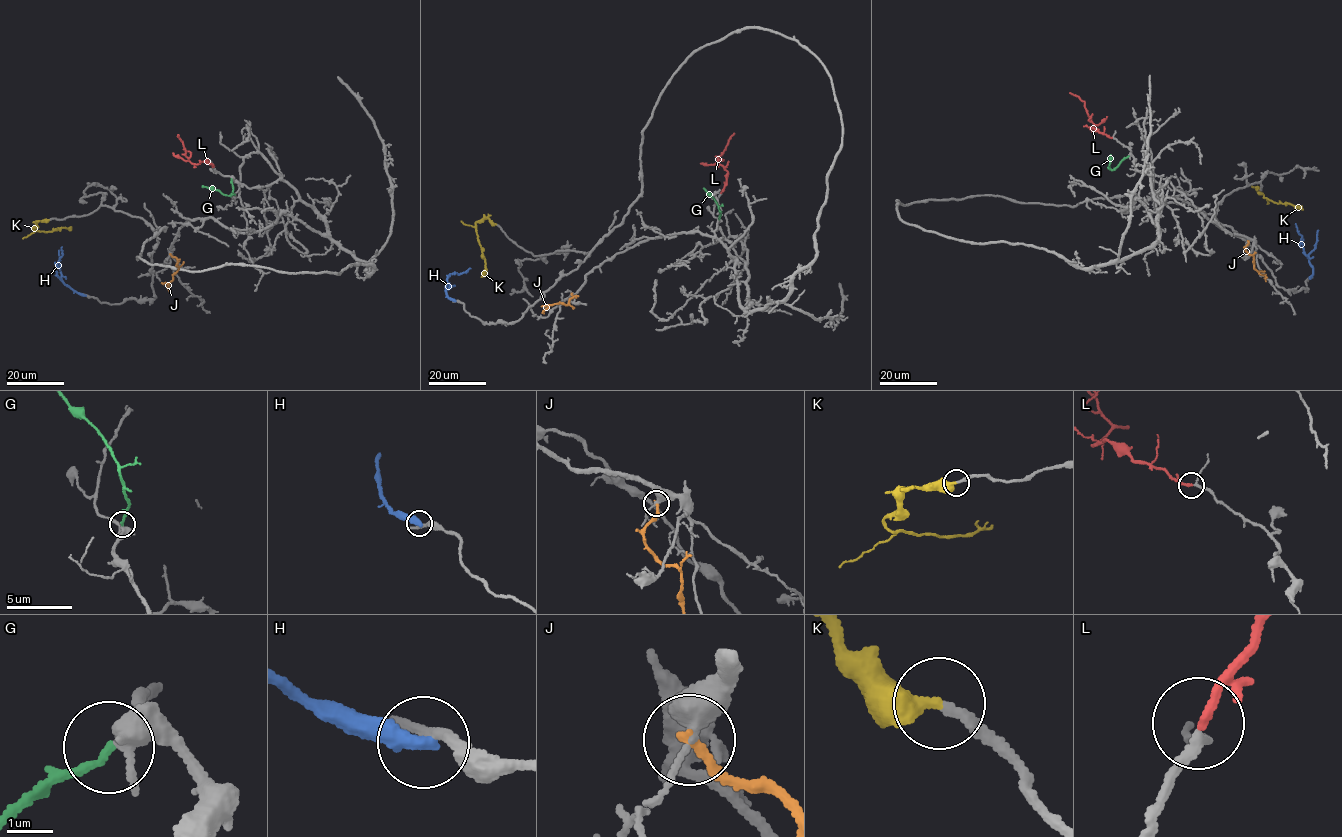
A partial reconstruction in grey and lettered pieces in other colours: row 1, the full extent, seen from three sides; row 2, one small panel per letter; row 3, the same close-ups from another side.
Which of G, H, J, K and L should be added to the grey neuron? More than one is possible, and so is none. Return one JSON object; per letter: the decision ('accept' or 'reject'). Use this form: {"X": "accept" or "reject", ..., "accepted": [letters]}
{"G": "accept", "H": "reject", "J": "reject", "K": "accept", "L": "accept", "accepted": ["G", "K", "L"]}

